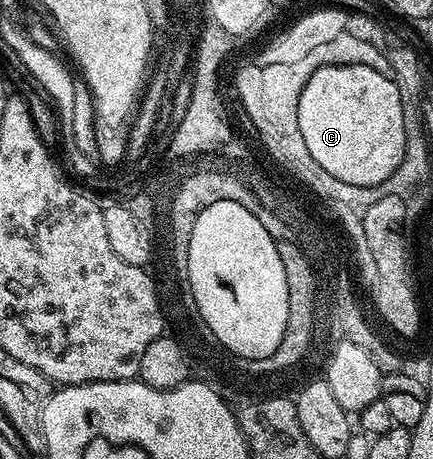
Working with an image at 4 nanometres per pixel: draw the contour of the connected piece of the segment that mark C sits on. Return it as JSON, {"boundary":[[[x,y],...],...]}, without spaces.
{"boundary":[[[349,64],[347,66],[329,66],[317,69],[313,77],[305,85],[297,105],[297,121],[301,136],[304,137],[305,146],[313,155],[313,161],[321,165],[321,169],[331,173],[338,181],[348,182],[349,185],[373,185],[383,174],[392,174],[402,163],[403,151],[406,149],[406,129],[403,127],[401,93],[398,92],[396,80],[390,74],[376,71],[365,65]]]}

